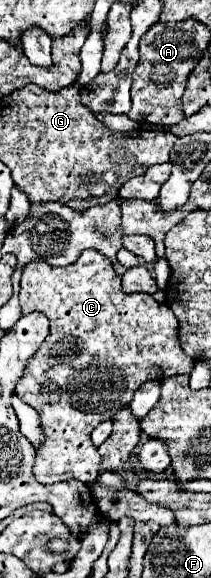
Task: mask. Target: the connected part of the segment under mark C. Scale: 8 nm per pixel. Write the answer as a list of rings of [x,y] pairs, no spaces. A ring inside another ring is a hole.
[[[86,250],[82,256],[66,266],[54,268],[36,260],[22,272],[20,305],[23,315],[33,311],[44,313],[50,320],[50,334],[30,360],[22,380],[16,386],[18,398],[38,410],[44,428],[44,444],[36,454],[34,476],[42,484],[80,480],[84,484],[96,482],[100,474],[100,454],[90,440],[92,430],[130,404],[134,392],[148,380],[164,380],[178,374],[190,374],[194,360],[184,354],[178,342],[178,320],[166,304],[158,304],[150,294],[126,294],[114,272],[112,262],[96,250]]]

